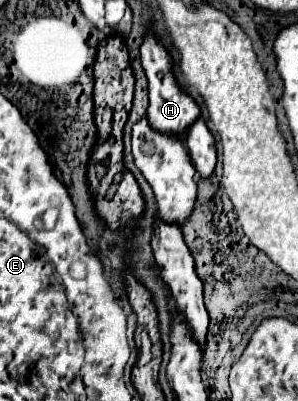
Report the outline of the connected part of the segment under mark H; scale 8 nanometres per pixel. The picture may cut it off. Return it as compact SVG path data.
M149 29L145 33L145 37L143 37L143 43L141 43L141 65L143 65L143 71L145 71L147 81L149 81L149 109L147 109L147 117L149 117L151 127L155 127L157 131L169 133L169 135L183 137L187 127L191 123L195 123L195 119L199 117L199 105L175 81L173 59L169 55L169 51L163 47L163 43L157 39L153 29Z

